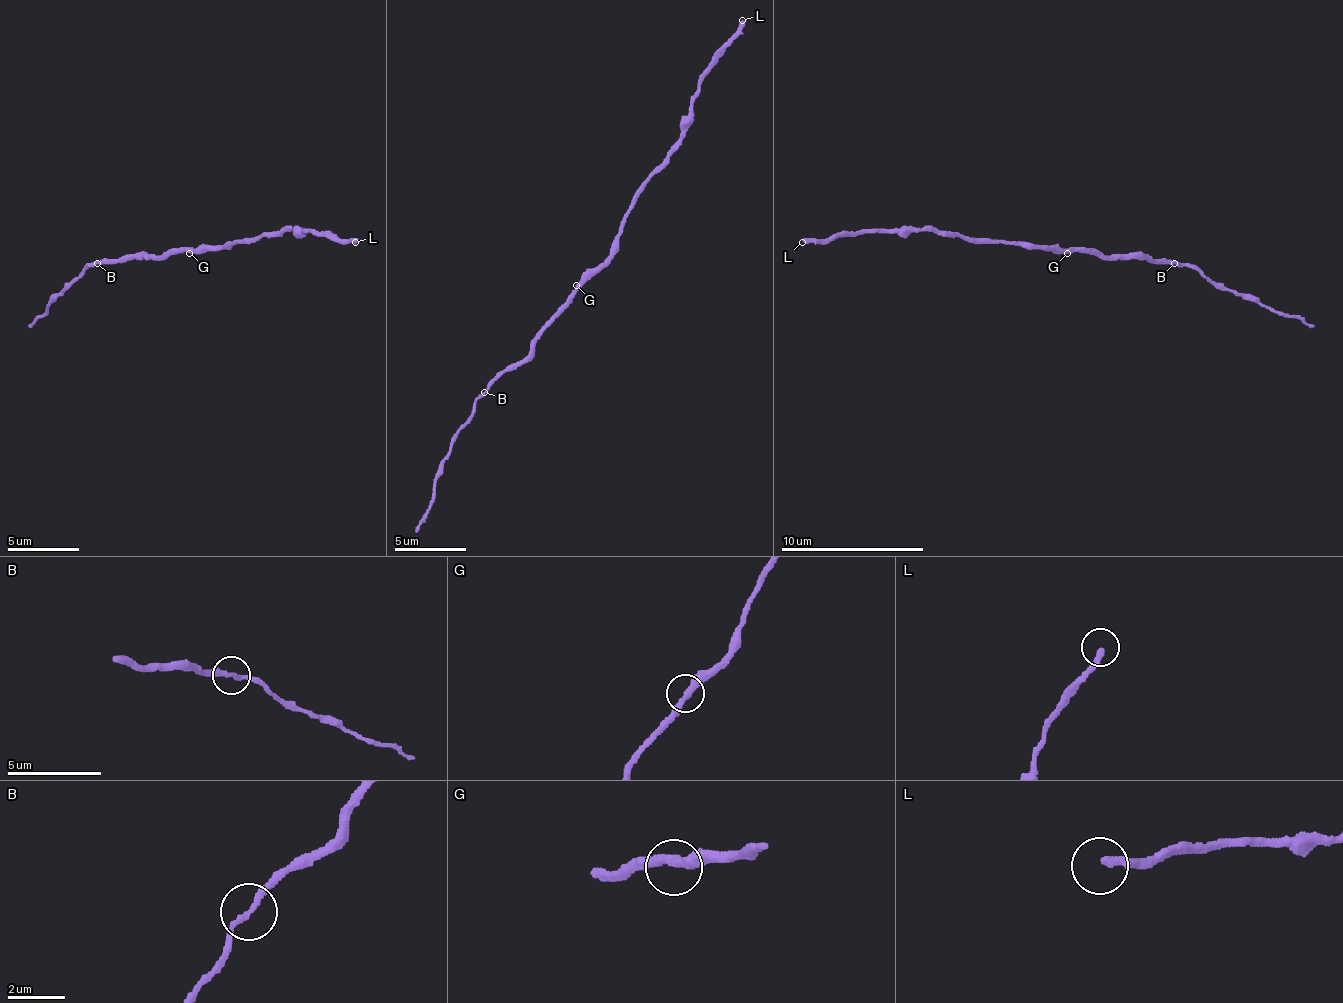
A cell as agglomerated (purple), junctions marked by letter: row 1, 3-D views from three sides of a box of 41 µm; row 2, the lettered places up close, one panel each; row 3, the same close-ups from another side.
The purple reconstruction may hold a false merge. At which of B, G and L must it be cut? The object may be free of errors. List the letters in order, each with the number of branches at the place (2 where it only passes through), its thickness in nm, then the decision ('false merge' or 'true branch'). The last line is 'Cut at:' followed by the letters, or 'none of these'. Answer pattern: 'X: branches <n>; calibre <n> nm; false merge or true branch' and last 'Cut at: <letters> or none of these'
B: branches 2; calibre 200 nm; false merge
G: branches 2; calibre 340 nm; true branch
L: branches 1; calibre 320 nm; true branch
Cut at: B

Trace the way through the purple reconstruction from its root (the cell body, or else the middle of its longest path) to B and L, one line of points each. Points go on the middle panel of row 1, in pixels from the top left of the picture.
B: (580, 285), (573, 300), (544, 329), (533, 350), (515, 361), (483, 393)
L: (580, 285), (605, 260), (641, 181), (681, 138), (681, 120), (699, 77), (742, 20)

